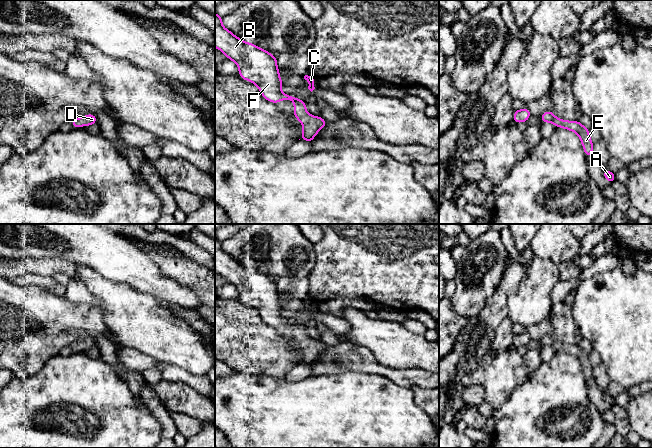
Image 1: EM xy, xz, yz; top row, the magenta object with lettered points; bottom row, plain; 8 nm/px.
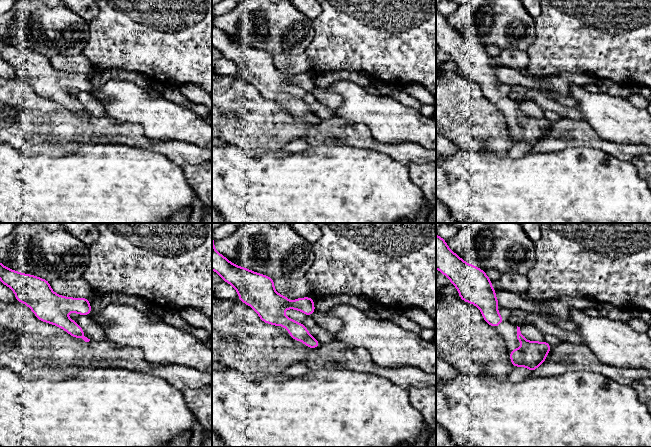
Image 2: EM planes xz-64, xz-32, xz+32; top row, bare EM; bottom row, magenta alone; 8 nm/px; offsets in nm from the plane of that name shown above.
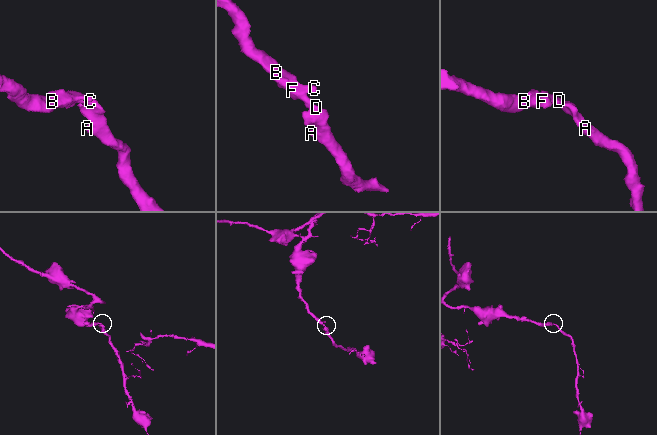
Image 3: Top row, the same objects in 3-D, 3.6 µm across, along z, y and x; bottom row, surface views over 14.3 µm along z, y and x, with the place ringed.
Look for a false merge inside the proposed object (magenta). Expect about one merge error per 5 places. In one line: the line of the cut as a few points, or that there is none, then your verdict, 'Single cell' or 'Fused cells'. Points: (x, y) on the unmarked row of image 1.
No split. Single cell

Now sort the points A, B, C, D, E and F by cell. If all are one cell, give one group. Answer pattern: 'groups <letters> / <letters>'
groups A B C D E F

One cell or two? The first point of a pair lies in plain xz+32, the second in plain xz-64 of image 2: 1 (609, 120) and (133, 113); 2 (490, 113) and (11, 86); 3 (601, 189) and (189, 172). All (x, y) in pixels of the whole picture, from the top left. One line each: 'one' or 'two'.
1: one
2: one
3: two

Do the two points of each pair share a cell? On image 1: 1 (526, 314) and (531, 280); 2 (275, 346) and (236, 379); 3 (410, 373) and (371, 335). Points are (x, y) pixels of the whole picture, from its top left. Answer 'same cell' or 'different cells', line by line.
1: same cell
2: different cells
3: different cells

